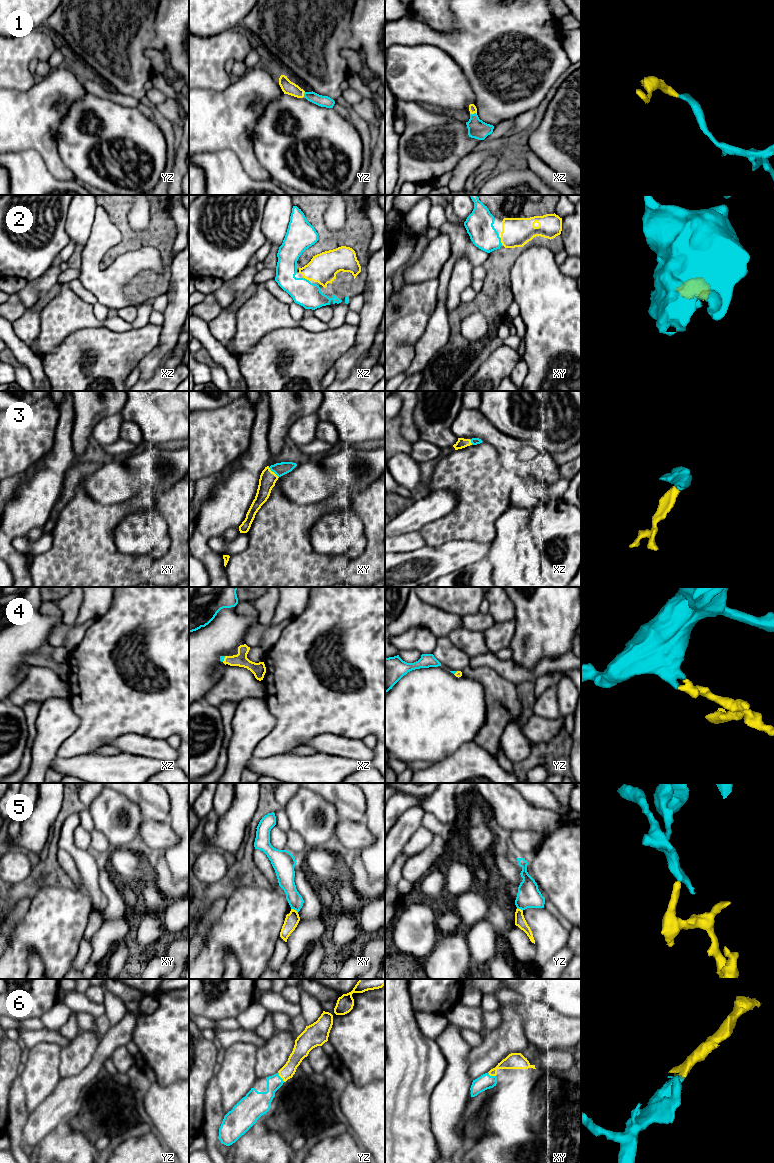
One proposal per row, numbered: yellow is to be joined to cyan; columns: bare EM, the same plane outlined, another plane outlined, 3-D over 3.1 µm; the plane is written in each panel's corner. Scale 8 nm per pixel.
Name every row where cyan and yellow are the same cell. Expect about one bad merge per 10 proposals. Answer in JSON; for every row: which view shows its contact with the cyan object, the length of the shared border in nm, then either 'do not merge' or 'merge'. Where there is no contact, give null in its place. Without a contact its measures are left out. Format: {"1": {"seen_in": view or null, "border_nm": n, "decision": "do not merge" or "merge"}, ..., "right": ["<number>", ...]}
{"1": {"seen_in": "xz", "border_nm": 60, "decision": "merge"}, "2": {"seen_in": "xy", "border_nm": 70, "decision": "merge"}, "3": {"seen_in": "xy", "border_nm": 120, "decision": "merge"}, "4": {"seen_in": "xz", "border_nm": 50, "decision": "merge"}, "5": {"seen_in": "xy", "border_nm": 70, "decision": "do not merge"}, "6": {"seen_in": "yz", "border_nm": 90, "decision": "merge"}, "right": ["1", "2", "3", "4", "6"]}

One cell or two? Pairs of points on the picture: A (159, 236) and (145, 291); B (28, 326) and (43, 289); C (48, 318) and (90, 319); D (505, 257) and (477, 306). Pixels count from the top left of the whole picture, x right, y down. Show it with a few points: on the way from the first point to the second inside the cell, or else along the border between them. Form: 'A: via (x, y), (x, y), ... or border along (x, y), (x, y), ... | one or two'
A: border along (153, 290), (152, 293) | two
B: via (31, 317), (40, 298) | one
C: via (58, 318), (80, 318) | one
D: via (498, 269), (497, 286), (489, 294) | one

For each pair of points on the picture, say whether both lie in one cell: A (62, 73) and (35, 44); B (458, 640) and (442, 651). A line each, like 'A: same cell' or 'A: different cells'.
A: different cells
B: different cells

